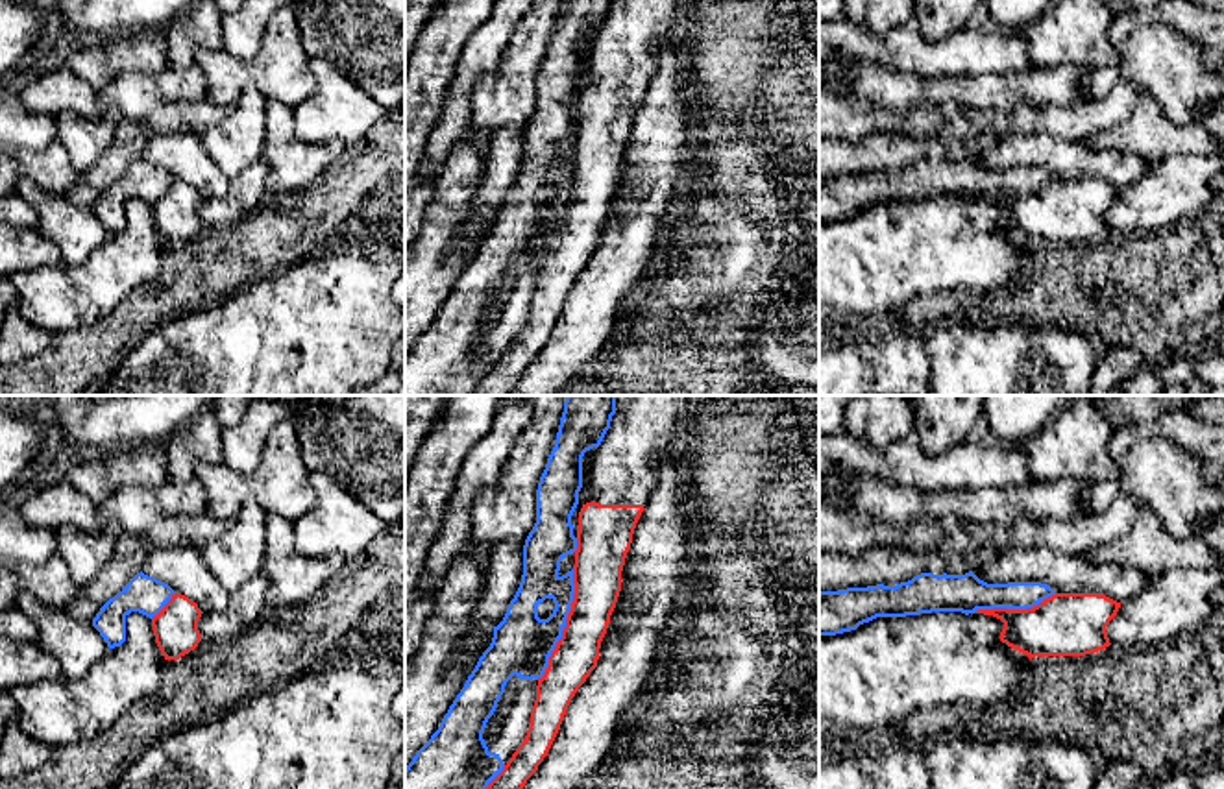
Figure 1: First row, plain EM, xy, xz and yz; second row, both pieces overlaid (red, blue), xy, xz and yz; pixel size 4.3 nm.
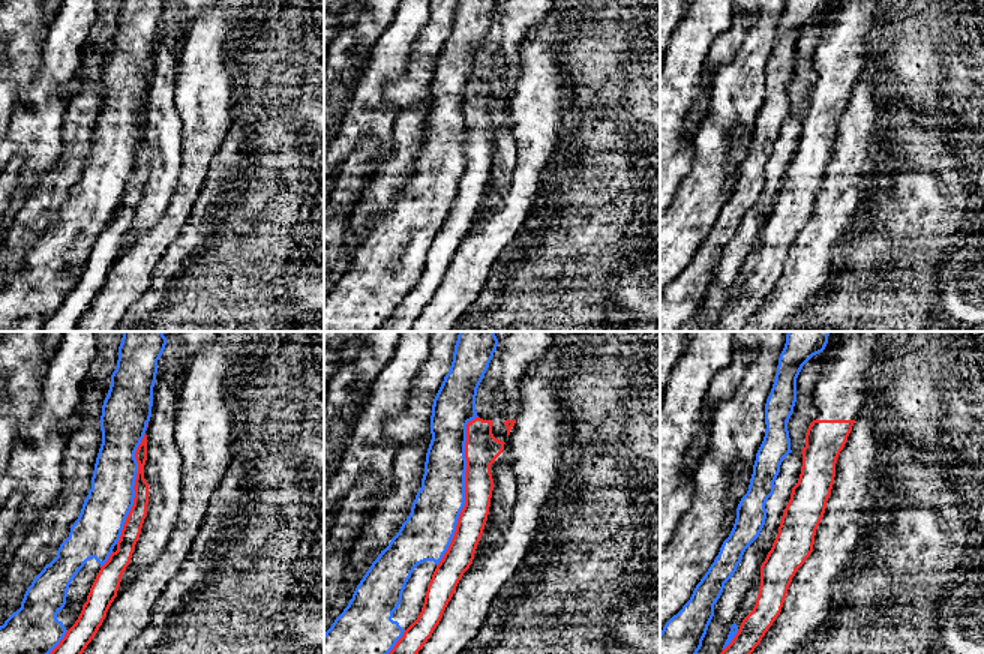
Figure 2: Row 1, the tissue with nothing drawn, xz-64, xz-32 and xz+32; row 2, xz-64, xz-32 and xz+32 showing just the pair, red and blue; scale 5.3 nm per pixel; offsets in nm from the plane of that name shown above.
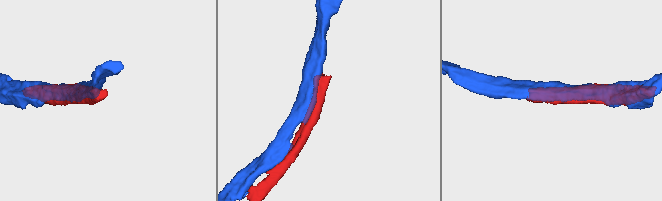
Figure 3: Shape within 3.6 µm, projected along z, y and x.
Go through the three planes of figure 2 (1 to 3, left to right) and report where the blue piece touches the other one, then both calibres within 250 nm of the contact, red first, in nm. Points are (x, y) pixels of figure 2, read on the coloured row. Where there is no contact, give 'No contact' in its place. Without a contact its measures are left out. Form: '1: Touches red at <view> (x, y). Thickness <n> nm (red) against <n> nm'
1: Touches red at xz-64 (134, 488). Thickness 100 nm (red) against 240 nm
2: Touches red at xz-32 (465, 491). Thickness 180 nm (red) against 260 nm
3: Touches red at xz+32 (732, 641). Thickness 140 nm (red) against 50 nm

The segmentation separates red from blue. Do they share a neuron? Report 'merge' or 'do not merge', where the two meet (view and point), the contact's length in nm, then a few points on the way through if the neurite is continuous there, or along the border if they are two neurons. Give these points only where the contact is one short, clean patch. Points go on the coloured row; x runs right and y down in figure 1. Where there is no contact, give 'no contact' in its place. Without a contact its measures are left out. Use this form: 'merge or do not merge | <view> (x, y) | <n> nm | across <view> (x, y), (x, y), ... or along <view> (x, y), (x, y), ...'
do not merge | xz (566, 625) | 500 nm

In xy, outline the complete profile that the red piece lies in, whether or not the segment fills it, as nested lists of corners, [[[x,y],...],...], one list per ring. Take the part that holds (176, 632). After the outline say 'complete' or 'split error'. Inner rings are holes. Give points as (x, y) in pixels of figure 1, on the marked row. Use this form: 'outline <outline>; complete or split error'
outline [[[174,593],[165,608],[152,617],[155,643],[165,660],[179,660],[198,647],[202,610],[181,593]]]; complete

